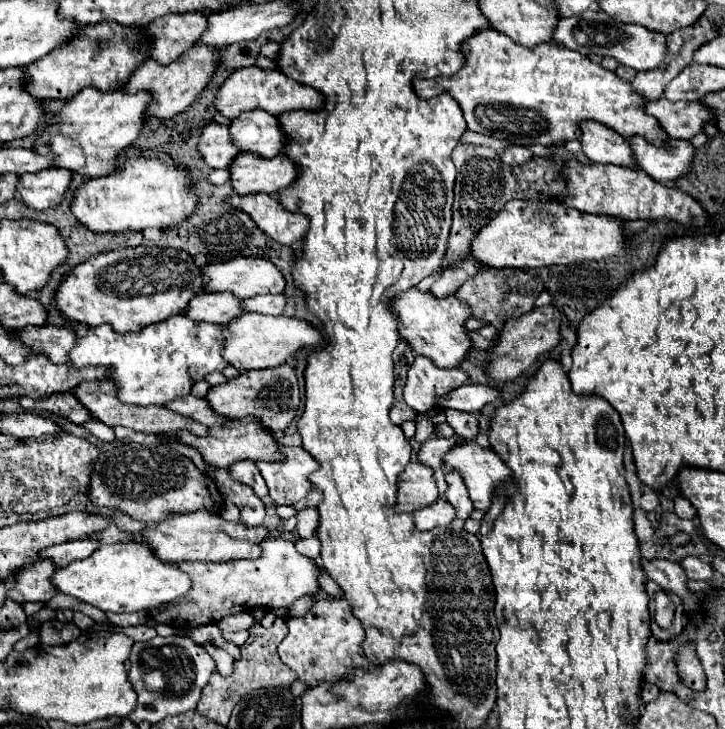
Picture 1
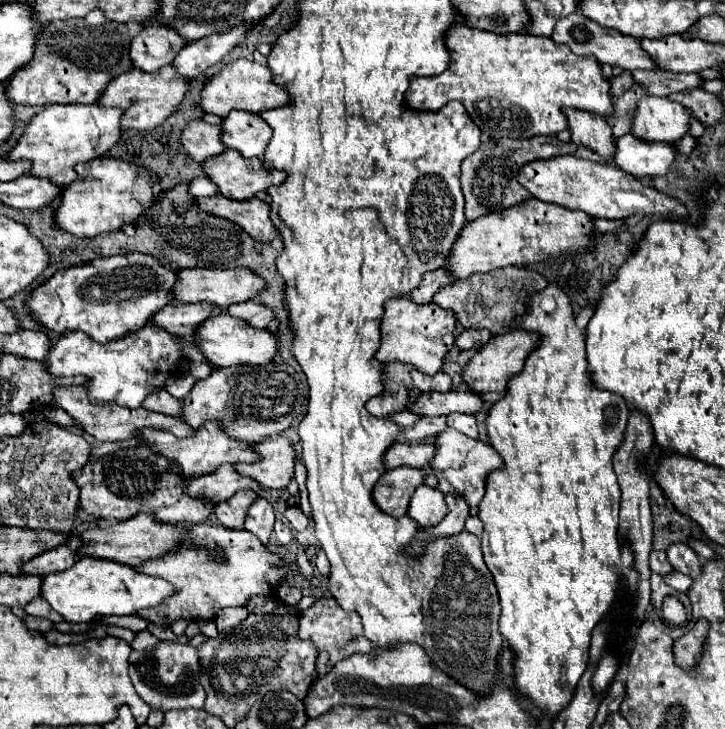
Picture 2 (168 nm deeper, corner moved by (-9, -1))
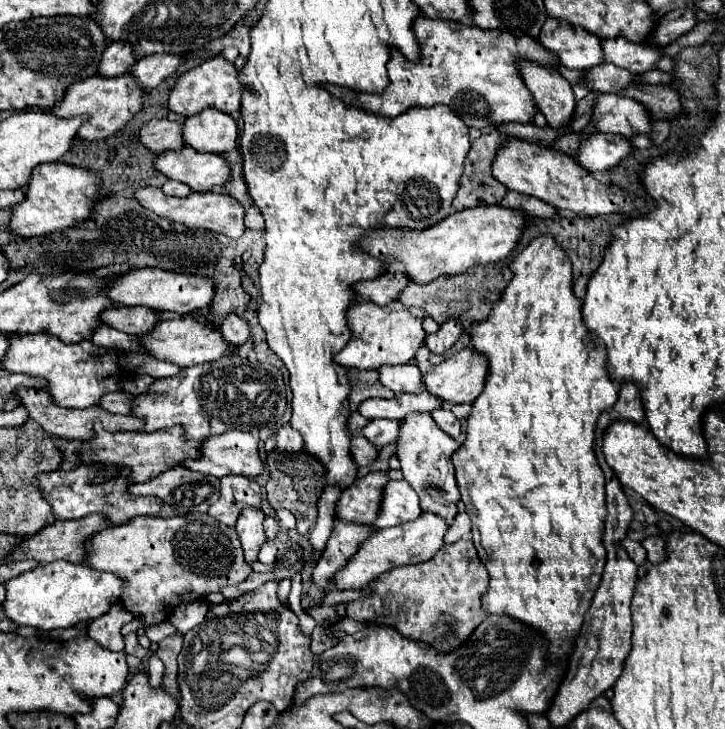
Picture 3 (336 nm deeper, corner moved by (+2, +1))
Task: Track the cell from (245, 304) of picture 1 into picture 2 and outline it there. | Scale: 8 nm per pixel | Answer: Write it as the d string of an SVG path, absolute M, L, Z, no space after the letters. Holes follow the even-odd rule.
M257 299L255 301L247 301L247 303L235 303L227 311L233 317L245 319L253 327L267 327L273 321L273 317L275 317L275 311L271 307L267 307L267 305L263 305Z

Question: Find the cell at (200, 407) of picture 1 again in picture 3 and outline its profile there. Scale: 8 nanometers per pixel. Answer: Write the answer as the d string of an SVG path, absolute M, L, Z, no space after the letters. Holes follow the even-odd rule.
M114 391L114 393L106 393L104 397L100 397L100 401L96 405L106 409L106 411L110 411L110 413L128 415L128 401L132 401L132 397L134 395L126 395L126 393Z

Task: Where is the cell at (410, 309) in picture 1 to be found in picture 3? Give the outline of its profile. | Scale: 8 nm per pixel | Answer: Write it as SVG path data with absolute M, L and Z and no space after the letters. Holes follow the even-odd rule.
M356 301L346 311L346 321L350 329L350 341L344 345L340 353L334 355L334 361L346 369L378 369L380 365L406 365L416 355L418 347L424 341L422 319L426 313L416 307L400 305L400 301L392 301L384 307L372 305L370 301Z

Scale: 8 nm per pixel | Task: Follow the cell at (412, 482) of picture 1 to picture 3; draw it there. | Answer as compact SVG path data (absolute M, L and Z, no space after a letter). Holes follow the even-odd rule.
M374 471L362 479L356 479L344 489L336 503L336 519L344 523L372 525L380 509L380 493L388 483L388 475Z

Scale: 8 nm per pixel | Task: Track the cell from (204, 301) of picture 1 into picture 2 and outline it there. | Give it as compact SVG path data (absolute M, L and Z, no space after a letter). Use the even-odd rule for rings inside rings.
M169 303L163 311L159 311L159 315L155 315L153 321L173 335L191 337L191 333L215 313L217 307L211 303Z

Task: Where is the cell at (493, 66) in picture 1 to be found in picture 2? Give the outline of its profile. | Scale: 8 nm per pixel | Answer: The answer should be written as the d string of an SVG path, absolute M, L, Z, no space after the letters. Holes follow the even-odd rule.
M457 23L449 29L445 43L451 51L451 67L435 77L413 77L411 87L407 89L407 105L417 111L437 111L449 101L459 101L465 105L471 119L481 127L489 137L509 137L509 139L531 139L537 135L557 135L567 129L567 117L563 115L565 107L575 107L589 111L601 117L613 113L611 101L611 81L603 75L601 65L589 57L577 57L567 45L555 45L549 37L511 33L495 35L491 31L469 27L467 23ZM489 101L489 113L481 113L477 105Z

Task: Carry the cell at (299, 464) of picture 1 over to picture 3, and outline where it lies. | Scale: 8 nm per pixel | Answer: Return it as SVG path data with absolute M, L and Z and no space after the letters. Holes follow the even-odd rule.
M228 431L222 435L212 435L200 445L200 457L188 459L180 463L182 467L198 473L206 473L212 477L226 477L226 475L244 475L256 477L262 473L262 461L258 455L258 437L242 431Z

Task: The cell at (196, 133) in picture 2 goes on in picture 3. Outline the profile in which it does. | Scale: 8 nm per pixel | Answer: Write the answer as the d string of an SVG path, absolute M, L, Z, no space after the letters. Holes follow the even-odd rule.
M152 119L144 123L144 127L138 131L138 139L146 149L152 149L154 153L180 149L184 145L180 137L180 123L168 119Z

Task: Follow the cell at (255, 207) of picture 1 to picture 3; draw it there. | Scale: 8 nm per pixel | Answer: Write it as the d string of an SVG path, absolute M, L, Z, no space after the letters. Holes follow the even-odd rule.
M142 187L134 193L134 199L148 211L152 211L168 221L188 225L192 229L202 227L202 229L222 233L232 239L238 239L244 233L244 207L236 199L232 199L230 195L224 195L224 193L190 193L188 197L180 199L180 197L164 195L162 189L156 189L156 187Z

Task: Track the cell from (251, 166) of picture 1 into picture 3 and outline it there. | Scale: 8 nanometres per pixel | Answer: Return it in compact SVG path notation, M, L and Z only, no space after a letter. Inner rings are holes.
M186 145L178 151L162 151L152 167L168 179L186 183L192 191L220 189L230 181L230 169L222 155L200 153Z

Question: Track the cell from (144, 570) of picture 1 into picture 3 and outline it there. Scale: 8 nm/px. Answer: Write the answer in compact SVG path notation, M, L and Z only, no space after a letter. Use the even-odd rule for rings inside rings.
M54 561L38 565L32 571L24 571L12 581L6 581L6 601L4 613L16 625L30 625L34 629L66 629L76 623L92 621L100 617L112 601L120 599L120 589L124 581L120 581L112 573L88 569L86 565L76 565L68 561Z

